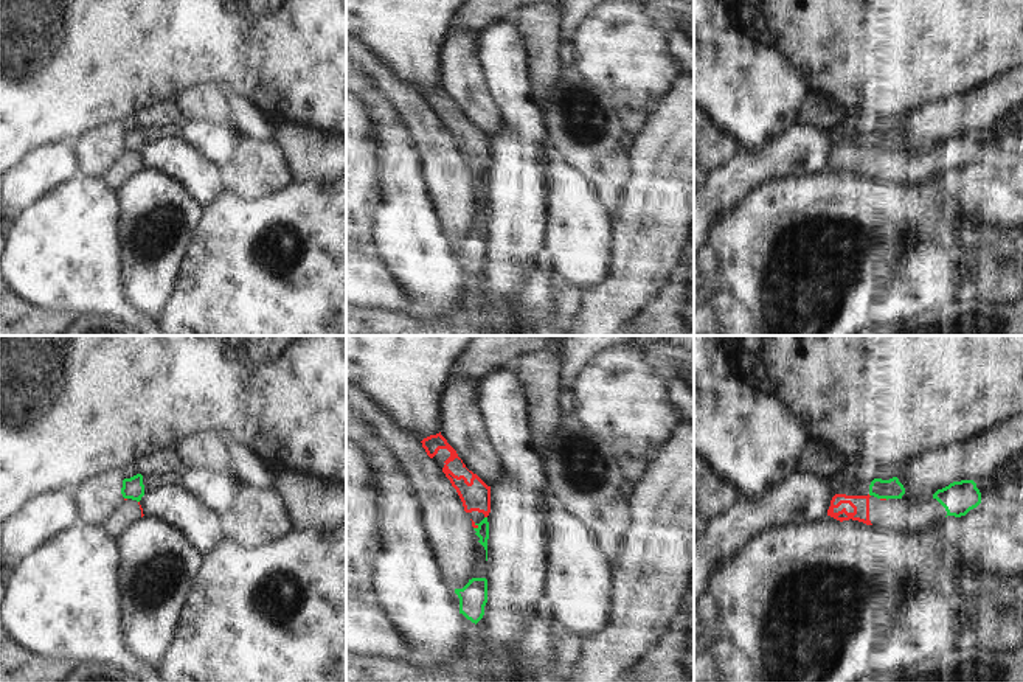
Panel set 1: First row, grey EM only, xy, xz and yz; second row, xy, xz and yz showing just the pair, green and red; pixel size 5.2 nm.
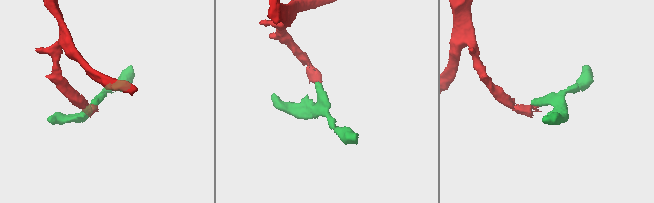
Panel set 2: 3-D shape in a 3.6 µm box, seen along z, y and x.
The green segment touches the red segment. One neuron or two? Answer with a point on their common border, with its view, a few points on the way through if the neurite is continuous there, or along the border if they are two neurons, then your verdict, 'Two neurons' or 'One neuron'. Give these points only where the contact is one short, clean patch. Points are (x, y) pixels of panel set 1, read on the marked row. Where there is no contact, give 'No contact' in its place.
Touches green at xz (477, 524). Boundary: xz (474, 524), (478, 527). Two neurons.

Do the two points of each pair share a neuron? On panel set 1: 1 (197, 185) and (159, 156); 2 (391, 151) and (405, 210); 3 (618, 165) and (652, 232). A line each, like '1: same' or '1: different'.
1: same
2: same
3: different

